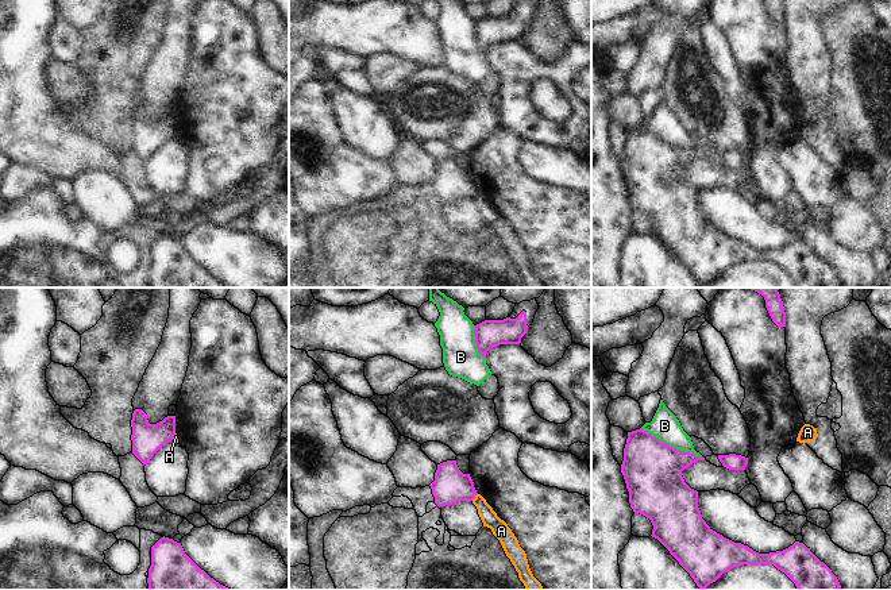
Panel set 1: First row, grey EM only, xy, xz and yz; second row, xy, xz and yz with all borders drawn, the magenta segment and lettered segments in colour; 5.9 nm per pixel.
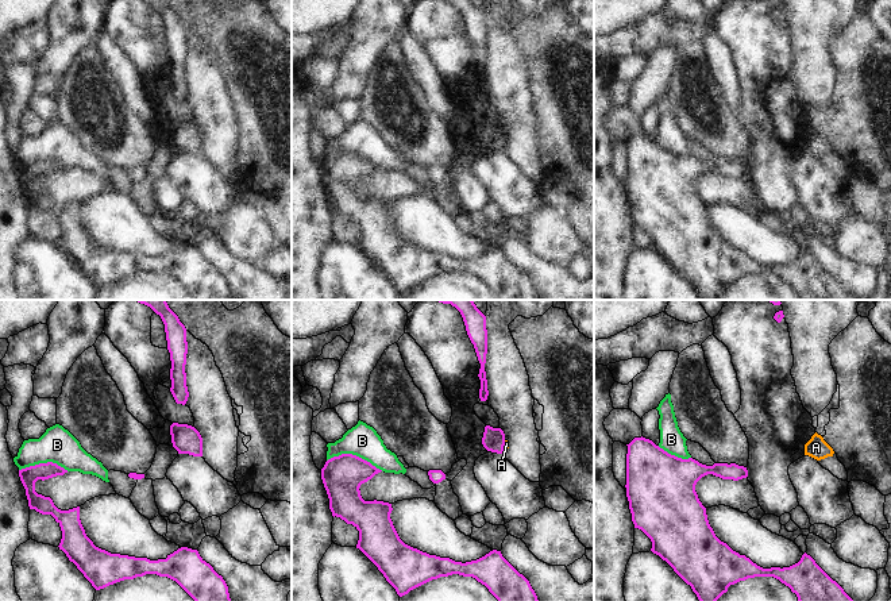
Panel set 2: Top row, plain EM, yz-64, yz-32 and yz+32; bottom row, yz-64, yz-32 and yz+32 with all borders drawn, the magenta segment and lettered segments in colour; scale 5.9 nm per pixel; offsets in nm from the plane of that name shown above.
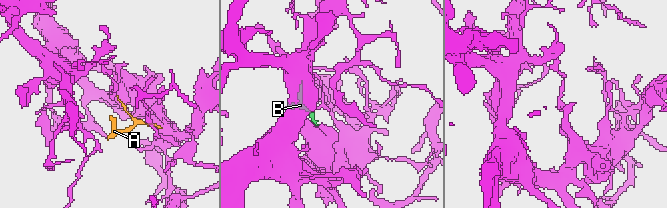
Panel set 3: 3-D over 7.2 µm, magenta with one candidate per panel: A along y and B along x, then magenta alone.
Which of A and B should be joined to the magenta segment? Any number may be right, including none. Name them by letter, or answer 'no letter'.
no letter

